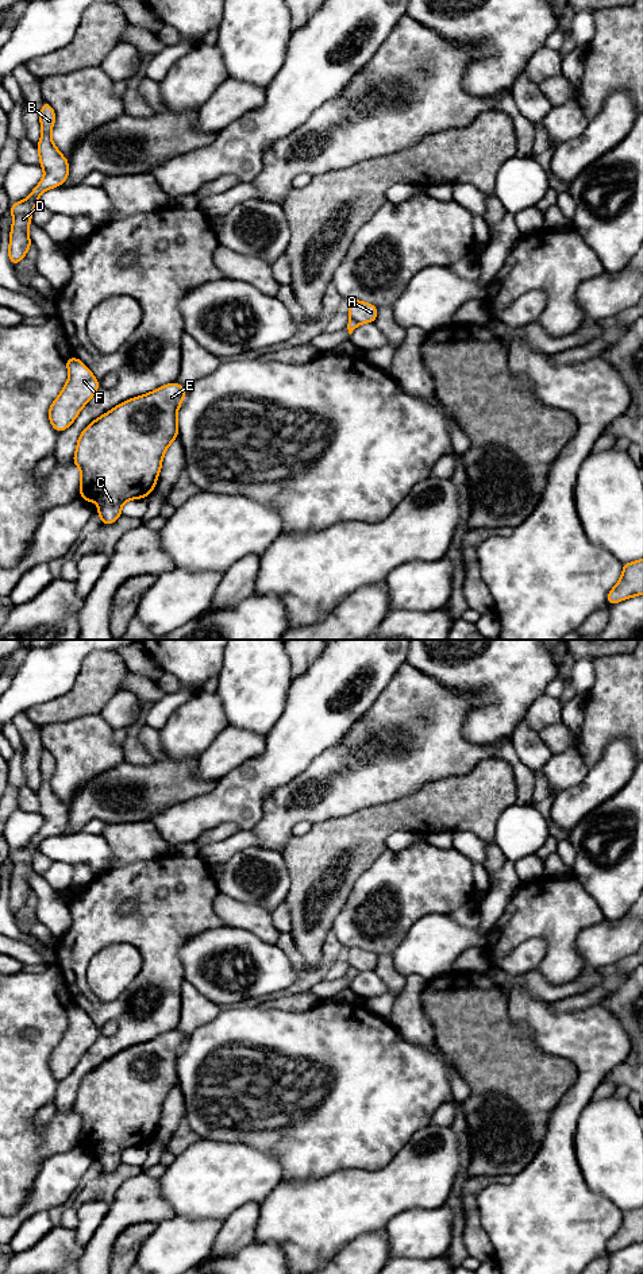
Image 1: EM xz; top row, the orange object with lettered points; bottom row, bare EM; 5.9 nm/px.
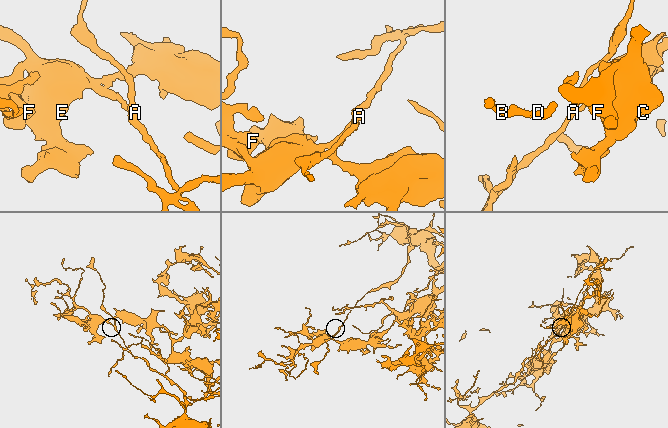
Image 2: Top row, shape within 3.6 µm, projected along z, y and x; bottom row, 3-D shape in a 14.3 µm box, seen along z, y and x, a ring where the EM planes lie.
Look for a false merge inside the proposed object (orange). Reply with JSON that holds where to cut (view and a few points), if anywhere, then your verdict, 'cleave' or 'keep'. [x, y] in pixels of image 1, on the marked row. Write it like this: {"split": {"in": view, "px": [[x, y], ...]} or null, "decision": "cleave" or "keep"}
{"split": {"in": "xz", "px": [[351, 319], [358, 324]]}, "decision": "cleave"}

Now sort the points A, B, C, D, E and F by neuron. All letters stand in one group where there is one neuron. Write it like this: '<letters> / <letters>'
A / B C D E F

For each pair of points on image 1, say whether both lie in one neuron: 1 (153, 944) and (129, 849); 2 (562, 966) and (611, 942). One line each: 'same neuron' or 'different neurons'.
1: different neurons
2: different neurons

